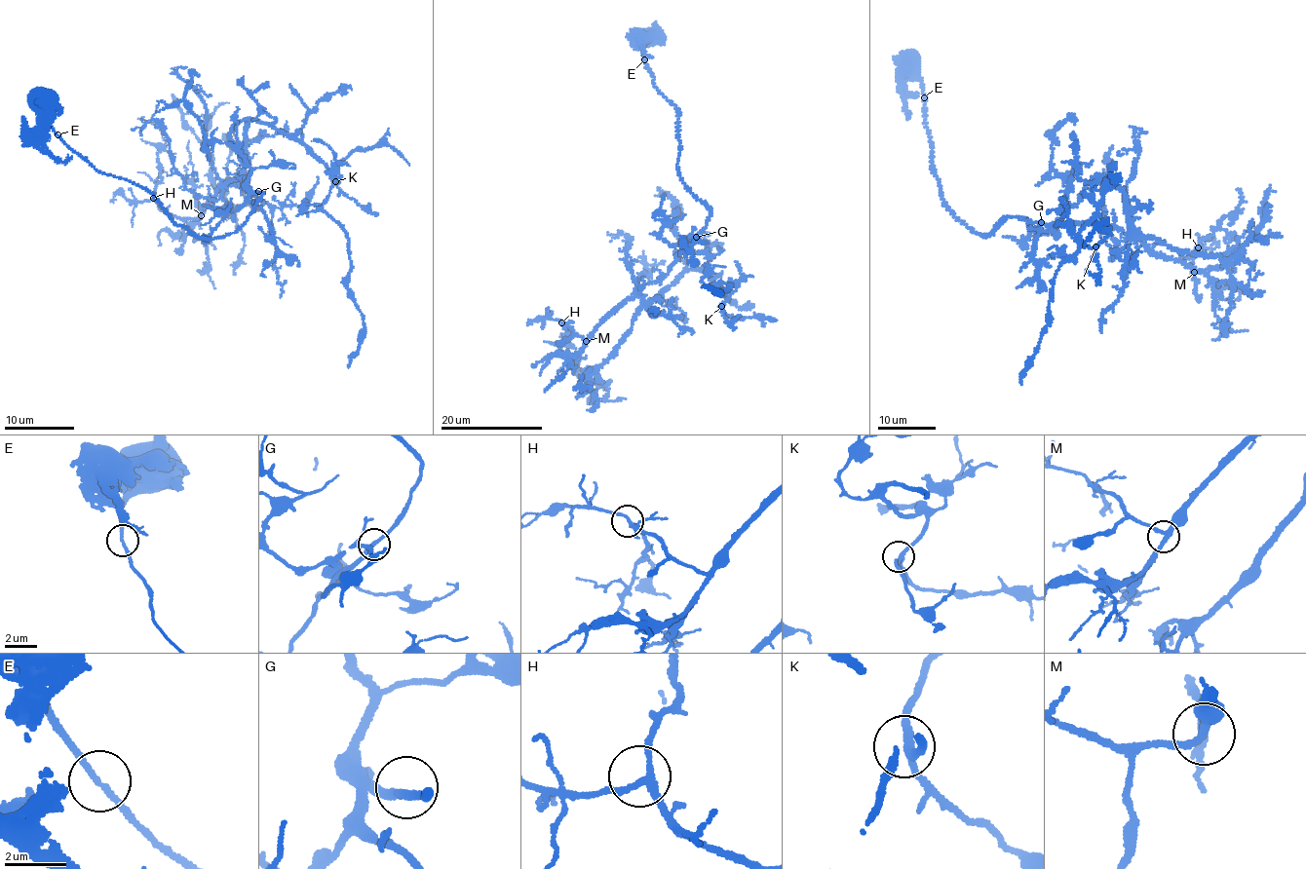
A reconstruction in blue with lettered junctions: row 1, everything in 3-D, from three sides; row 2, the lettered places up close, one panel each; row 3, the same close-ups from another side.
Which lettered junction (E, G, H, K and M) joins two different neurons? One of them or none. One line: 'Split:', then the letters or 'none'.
Split: none

